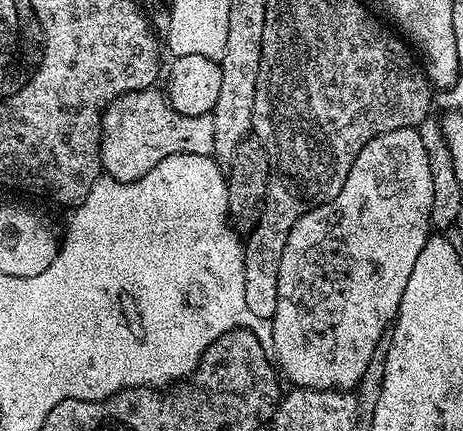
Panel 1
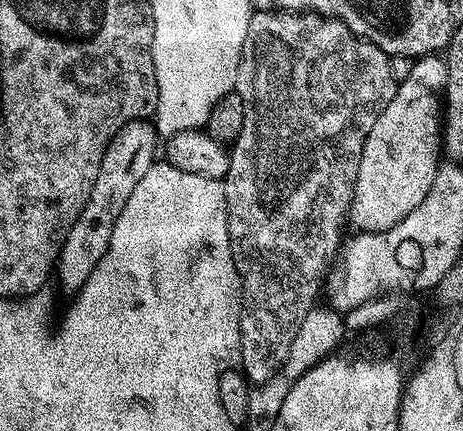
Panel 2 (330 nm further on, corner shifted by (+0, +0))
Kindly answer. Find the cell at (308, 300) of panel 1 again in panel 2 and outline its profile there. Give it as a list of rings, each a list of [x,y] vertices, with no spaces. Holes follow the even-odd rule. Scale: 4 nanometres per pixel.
[[[427,54],[419,57],[416,64],[397,83],[394,98],[378,114],[370,134],[362,146],[362,162],[358,162],[358,178],[354,186],[350,224],[353,229],[366,232],[381,232],[383,228],[394,226],[426,198],[434,174],[442,163],[442,97],[447,86],[447,66],[439,55]]]

